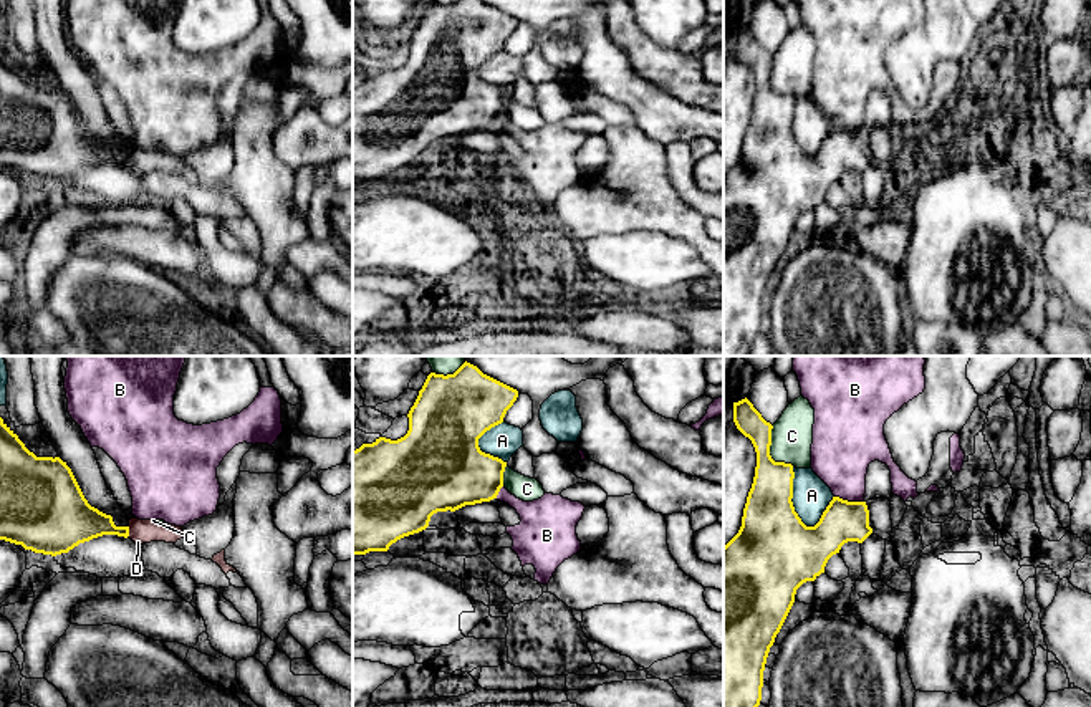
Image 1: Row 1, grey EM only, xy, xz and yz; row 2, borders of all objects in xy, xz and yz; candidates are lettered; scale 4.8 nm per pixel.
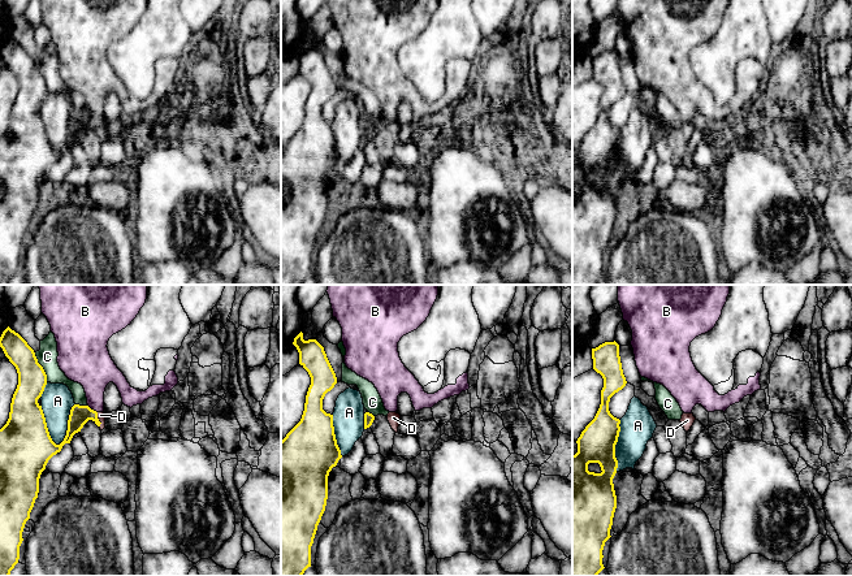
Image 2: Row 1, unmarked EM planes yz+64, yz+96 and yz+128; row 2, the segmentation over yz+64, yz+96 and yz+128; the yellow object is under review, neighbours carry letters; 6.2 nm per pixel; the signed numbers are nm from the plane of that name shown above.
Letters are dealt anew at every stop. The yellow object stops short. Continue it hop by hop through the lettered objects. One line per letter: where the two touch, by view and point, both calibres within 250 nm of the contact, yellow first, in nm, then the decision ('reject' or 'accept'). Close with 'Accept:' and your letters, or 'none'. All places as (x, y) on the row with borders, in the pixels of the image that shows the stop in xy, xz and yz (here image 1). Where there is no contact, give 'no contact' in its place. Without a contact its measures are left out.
A: yz (790, 500) | 380/180 nm | reject
B: yz (850, 502) | 200/300 nm | reject
C: yz (768, 452) | 220/200 nm | reject
D: xy (128, 532) | 200/110 nm | accept
Accept: D

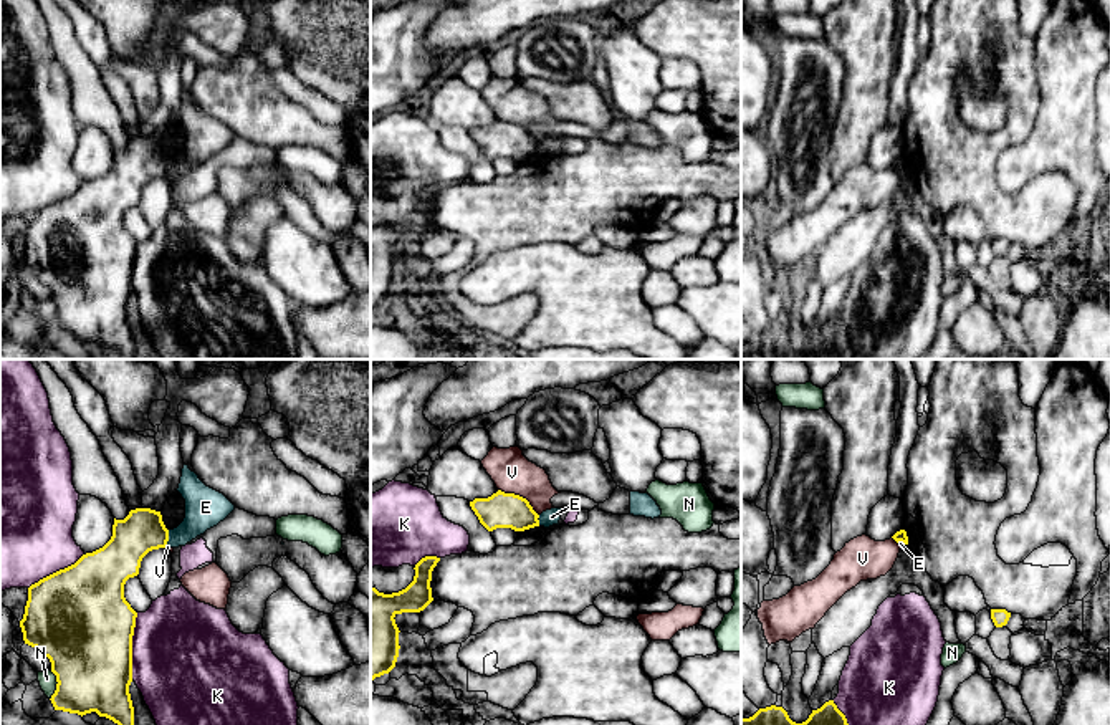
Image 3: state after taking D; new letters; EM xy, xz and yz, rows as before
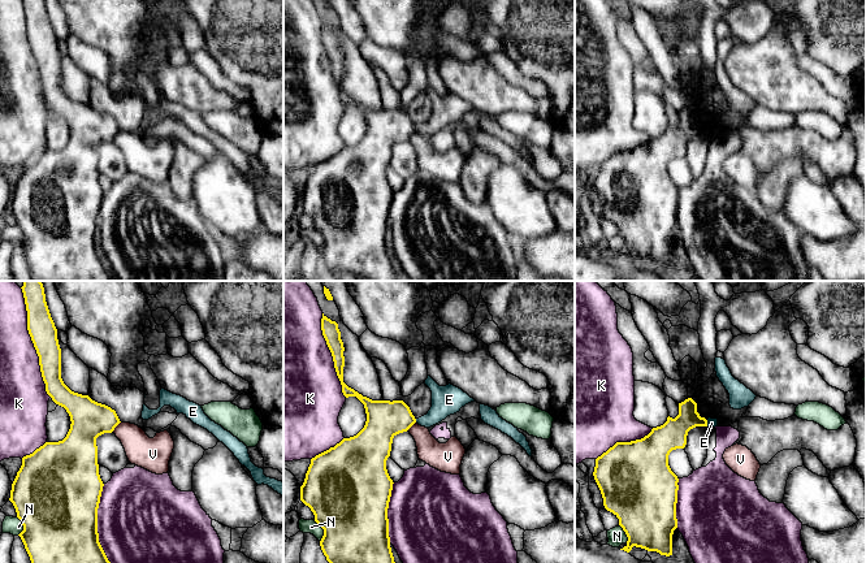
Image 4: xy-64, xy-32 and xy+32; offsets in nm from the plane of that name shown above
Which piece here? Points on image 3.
E: xy (167, 538) | 220/190 nm | reject
K: xy (131, 646) | 480/500 nm | reject
N: xy (57, 686) | 420/80 nm | reject
V: xz (518, 495) | 180/200 nm | reject
Accept: none

